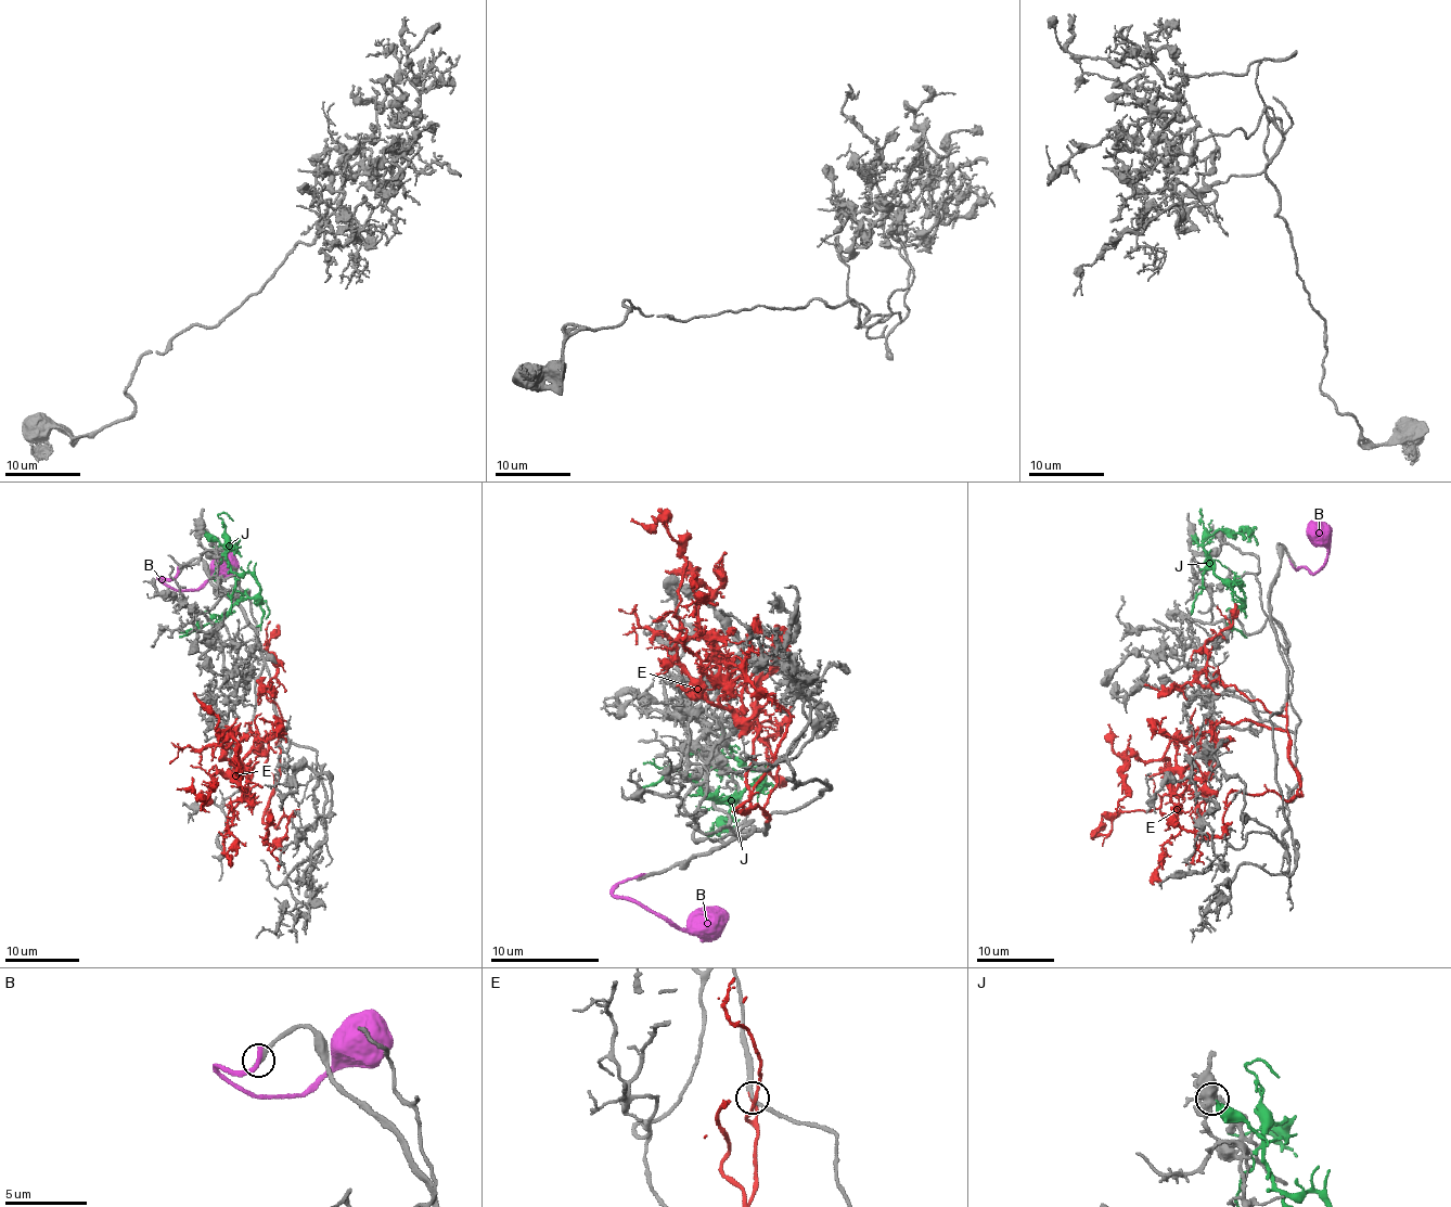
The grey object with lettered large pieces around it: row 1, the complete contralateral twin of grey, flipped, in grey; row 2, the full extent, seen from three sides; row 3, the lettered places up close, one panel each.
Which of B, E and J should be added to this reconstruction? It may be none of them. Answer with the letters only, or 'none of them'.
E

